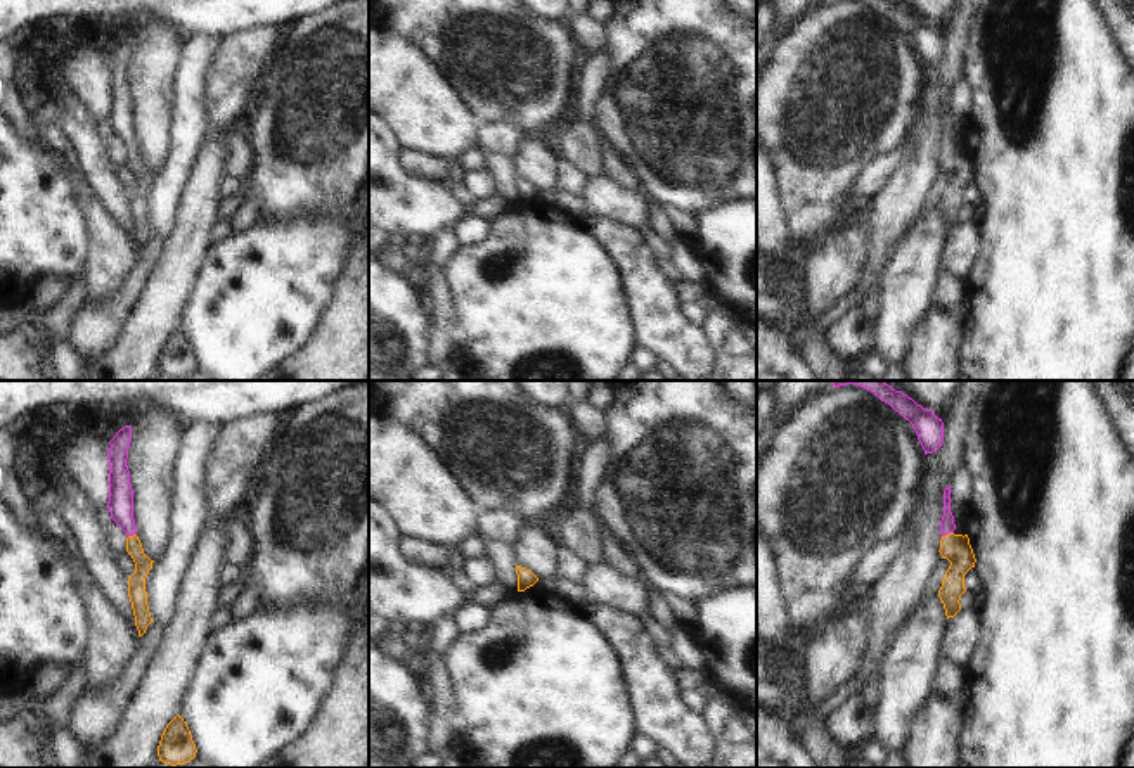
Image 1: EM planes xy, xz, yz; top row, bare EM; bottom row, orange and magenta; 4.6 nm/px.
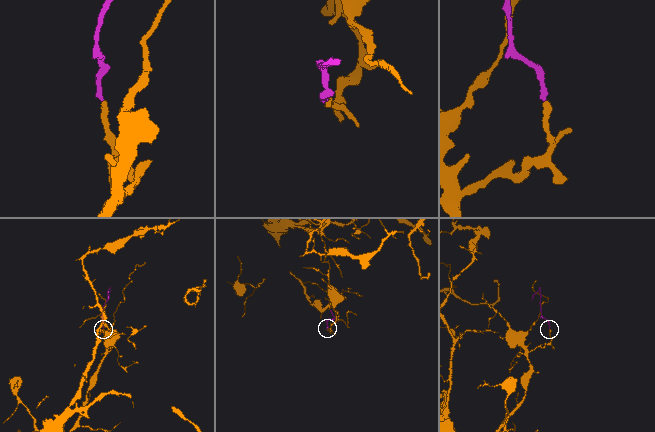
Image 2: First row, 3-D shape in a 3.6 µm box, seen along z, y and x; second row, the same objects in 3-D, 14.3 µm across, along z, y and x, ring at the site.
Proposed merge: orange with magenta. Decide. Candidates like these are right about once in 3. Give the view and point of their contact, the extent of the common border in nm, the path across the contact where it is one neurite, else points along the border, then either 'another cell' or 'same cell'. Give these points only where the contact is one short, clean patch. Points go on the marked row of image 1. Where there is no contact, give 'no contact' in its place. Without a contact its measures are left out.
contact yz (946, 535); length 50 nm; way yz (956, 549), (946, 535), (947, 524); same cell

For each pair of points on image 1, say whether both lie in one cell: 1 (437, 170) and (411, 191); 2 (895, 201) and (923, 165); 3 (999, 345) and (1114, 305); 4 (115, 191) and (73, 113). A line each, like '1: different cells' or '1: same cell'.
1: different cells
2: same cell
3: same cell
4: same cell

